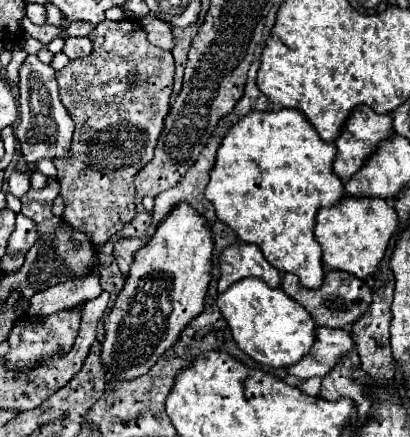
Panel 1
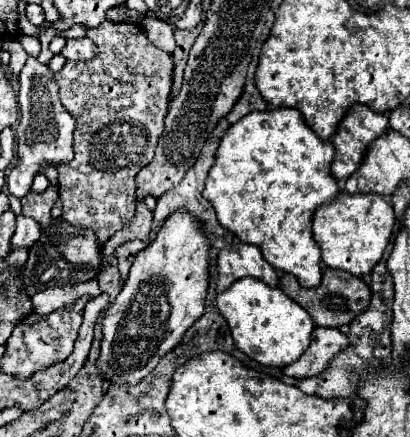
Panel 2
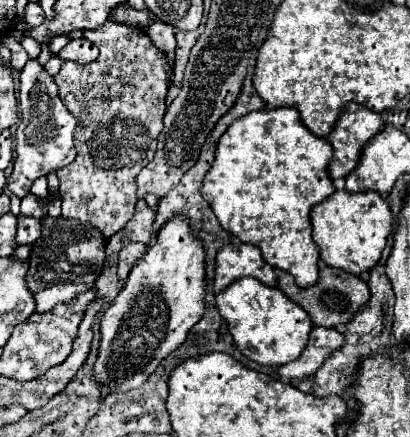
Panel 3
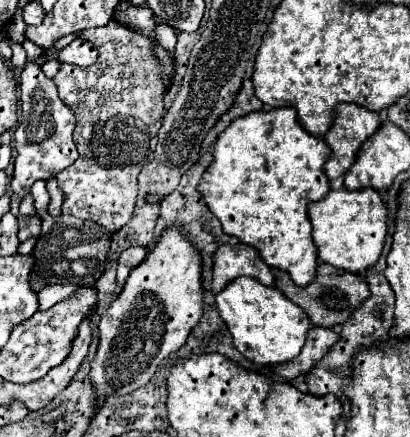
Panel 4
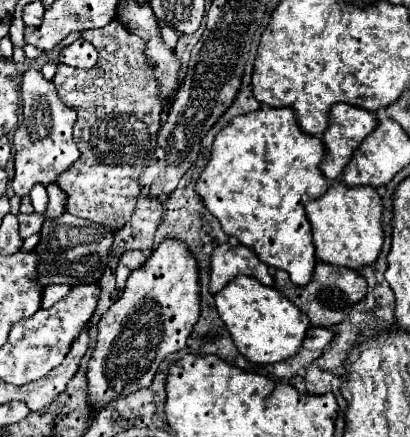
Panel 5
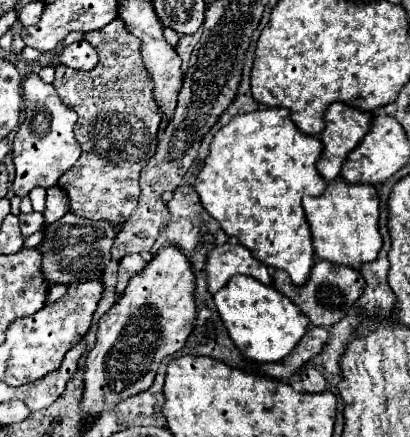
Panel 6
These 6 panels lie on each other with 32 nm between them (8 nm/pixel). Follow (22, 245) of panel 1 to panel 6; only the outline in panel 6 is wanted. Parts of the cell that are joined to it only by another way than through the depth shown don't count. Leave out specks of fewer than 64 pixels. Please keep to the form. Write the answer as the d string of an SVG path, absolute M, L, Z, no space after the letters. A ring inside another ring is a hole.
M32 212L32 214L20 214L18 216L20 222L20 230L22 230L22 236L30 236L38 230L42 230L44 226L44 216L38 214L38 212Z

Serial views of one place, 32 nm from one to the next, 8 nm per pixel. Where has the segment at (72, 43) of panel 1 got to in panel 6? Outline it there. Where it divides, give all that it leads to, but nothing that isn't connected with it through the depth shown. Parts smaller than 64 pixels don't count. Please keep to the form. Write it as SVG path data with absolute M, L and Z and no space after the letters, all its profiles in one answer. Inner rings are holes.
M80 40L62 50L60 62L76 70L92 70L98 62L98 54L86 40Z

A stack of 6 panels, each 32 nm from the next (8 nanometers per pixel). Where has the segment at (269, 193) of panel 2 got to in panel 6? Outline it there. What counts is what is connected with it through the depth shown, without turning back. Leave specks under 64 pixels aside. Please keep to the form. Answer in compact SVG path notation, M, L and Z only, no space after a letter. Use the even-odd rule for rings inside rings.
M260 108L234 116L222 130L218 130L194 186L202 206L220 222L228 236L236 236L240 244L246 246L262 264L286 270L294 284L304 284L314 264L312 236L310 226L306 224L302 196L320 196L326 190L324 178L320 178L314 168L320 156L322 142L316 136L302 134L286 108Z

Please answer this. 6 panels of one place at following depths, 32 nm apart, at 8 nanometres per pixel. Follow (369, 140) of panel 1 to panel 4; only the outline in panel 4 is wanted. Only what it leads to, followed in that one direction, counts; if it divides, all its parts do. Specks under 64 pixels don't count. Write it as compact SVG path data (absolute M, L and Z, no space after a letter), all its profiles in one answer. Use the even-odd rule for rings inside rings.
M340 104L336 108L336 118L328 134L324 136L326 144L332 148L324 172L330 180L342 178L352 164L360 146L382 126L382 120L376 112L366 110L356 104Z

